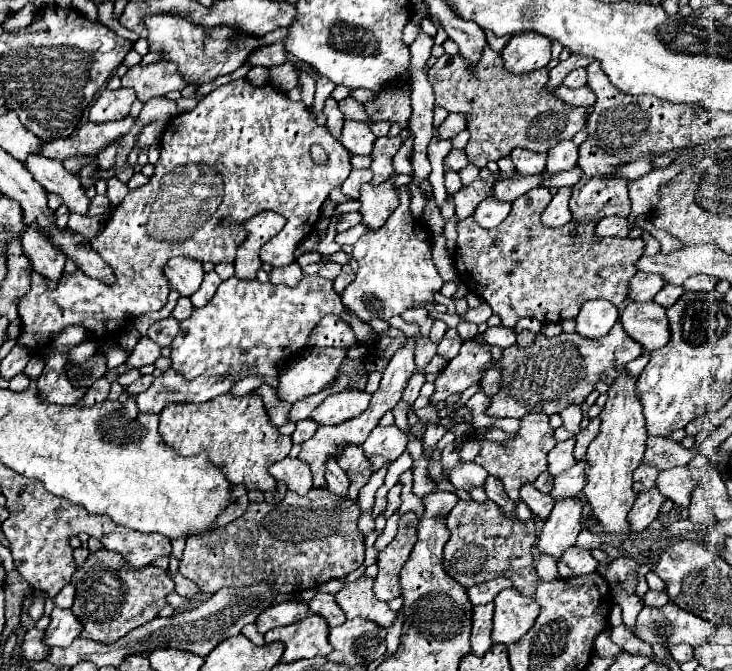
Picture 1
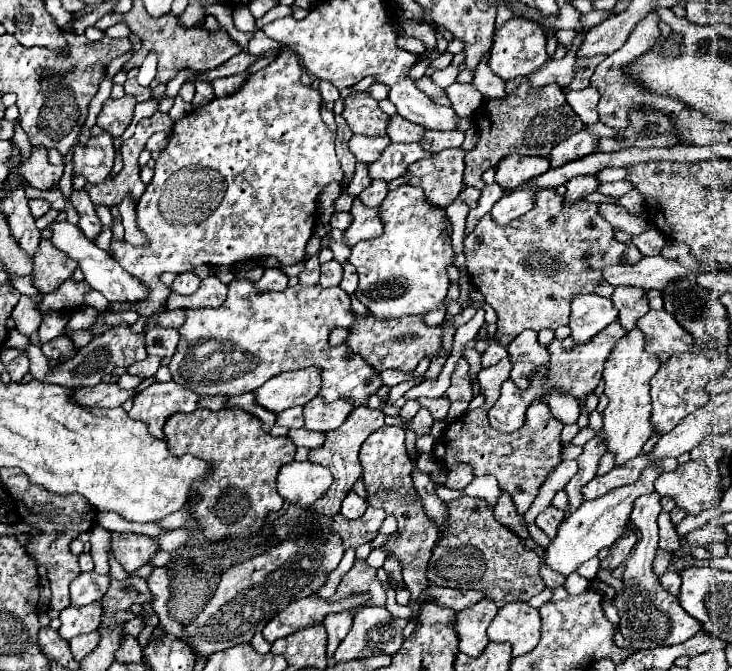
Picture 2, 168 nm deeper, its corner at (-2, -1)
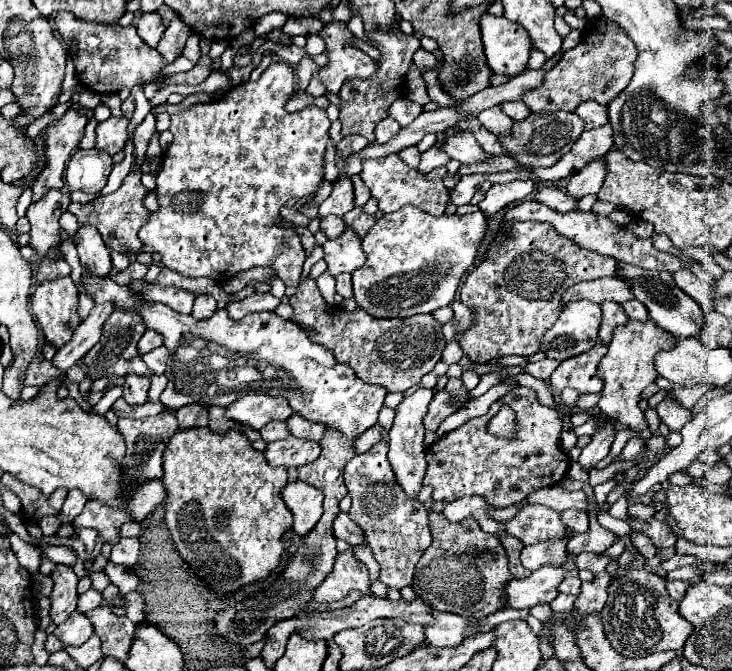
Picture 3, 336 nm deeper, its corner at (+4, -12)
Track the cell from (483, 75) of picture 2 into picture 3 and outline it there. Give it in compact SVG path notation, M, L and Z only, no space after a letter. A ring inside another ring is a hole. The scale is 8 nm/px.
M503 102L501 110L511 118L511 120L523 120L529 114L529 108L523 102Z

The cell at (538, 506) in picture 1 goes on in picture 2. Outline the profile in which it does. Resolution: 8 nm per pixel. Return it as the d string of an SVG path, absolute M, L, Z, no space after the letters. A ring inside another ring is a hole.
M553 505L551 507L547 507L543 513L539 513L537 515L537 527L541 529L541 531L545 531L545 535L549 537L549 539L555 539L555 535L557 535L557 529L559 529L559 525L563 523L563 519L565 519L565 513L561 511L561 509L555 509Z

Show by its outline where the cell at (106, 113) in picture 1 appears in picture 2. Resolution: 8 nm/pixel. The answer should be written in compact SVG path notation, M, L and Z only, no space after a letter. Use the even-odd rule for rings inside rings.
M125 95L123 99L107 99L97 117L97 125L113 137L121 137L133 119L135 103L135 97L129 95Z

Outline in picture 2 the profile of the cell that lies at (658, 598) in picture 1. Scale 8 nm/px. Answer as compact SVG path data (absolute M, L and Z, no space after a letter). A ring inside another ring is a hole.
M667 571L663 577L661 577L661 585L673 593L673 595L679 595L679 589L681 589L681 575L679 571Z

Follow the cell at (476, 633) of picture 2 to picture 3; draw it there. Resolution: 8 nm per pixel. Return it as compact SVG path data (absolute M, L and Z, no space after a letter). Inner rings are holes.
M435 612L435 624L425 628L427 642L435 648L457 648L463 640L469 636L465 634L471 618L465 616L455 616L449 612Z

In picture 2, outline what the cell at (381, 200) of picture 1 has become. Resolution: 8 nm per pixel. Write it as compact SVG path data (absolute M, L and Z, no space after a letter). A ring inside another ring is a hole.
M361 201L353 203L353 209L351 209L353 223L343 233L343 241L345 241L347 247L353 247L353 245L357 245L359 241L365 241L365 239L375 239L383 233L377 211L379 209L369 209L369 207L361 205Z

